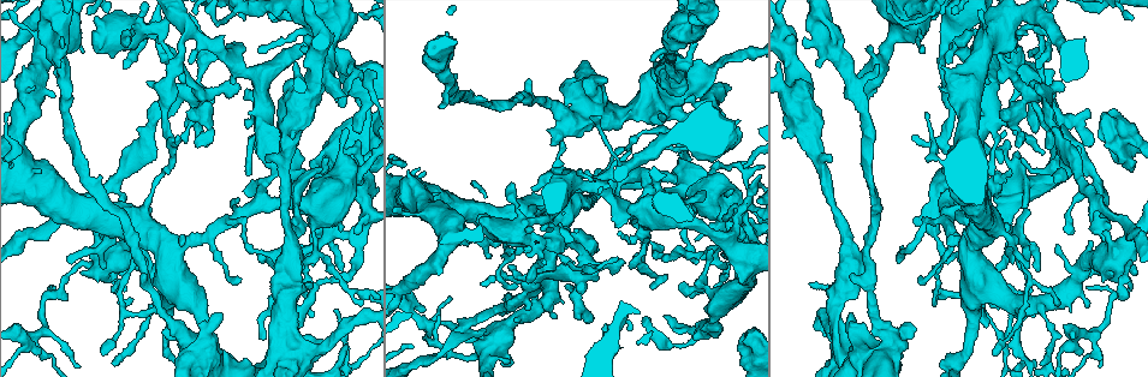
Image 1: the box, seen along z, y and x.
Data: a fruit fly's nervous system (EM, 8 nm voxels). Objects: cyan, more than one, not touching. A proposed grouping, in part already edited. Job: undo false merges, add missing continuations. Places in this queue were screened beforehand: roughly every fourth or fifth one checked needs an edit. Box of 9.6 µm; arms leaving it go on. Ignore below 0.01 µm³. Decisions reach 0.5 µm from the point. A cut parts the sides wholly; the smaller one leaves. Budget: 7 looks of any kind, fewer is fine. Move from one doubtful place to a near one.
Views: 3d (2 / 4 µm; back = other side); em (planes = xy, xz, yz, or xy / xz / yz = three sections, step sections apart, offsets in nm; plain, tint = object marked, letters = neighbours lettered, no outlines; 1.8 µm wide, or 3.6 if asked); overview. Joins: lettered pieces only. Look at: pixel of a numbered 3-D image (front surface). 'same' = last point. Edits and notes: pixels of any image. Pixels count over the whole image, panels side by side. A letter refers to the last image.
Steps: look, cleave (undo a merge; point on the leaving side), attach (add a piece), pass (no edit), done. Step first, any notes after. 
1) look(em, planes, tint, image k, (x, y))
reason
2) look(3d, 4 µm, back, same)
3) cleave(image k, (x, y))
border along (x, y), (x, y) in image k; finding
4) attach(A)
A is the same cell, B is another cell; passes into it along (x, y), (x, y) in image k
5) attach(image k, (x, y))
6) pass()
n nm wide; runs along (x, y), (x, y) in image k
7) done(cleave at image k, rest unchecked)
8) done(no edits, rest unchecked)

look(em, 3.6 µm, planes, tint, image 1, (489, 351))
abrupt turn

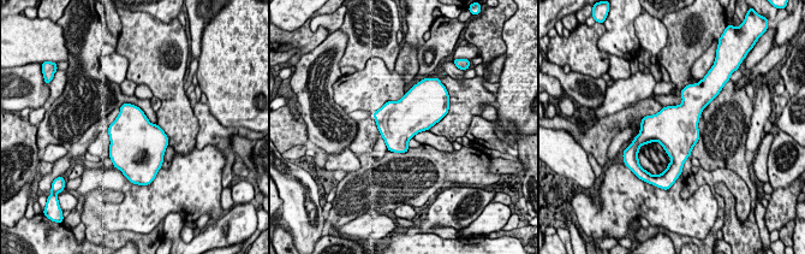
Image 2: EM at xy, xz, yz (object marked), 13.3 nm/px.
look(em, 3.6 µm, planes, letters, same)

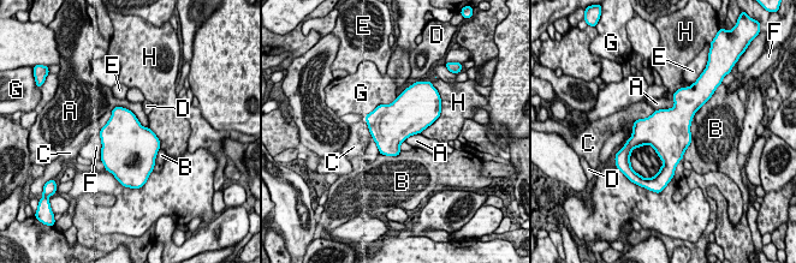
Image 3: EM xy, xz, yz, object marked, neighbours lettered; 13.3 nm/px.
pass()
A, B, C, D, E, F, G and H are other cells; border along (111, 109), (125, 107), (148, 127) in image 3; continuous, no second neuron

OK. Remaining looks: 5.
look(3d, 2 µm, image 1, (147, 278))
branch stops here

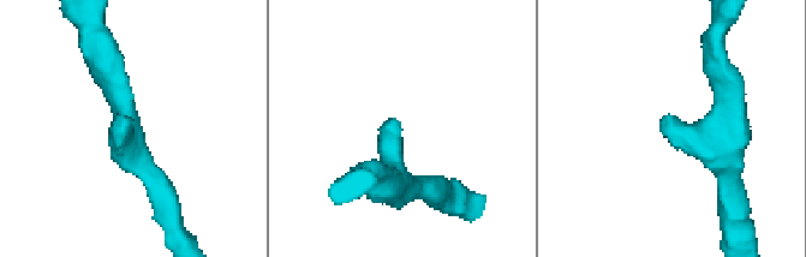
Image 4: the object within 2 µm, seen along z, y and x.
look(em, yz, step 4, tint, image 4, (123, 119))
now the EM

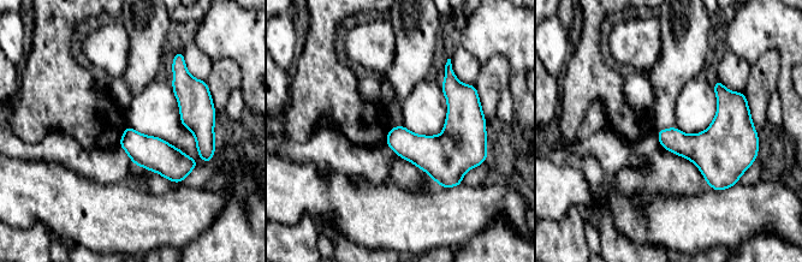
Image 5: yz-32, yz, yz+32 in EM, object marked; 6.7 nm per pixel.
look(em, xz, step 8, letters, same)

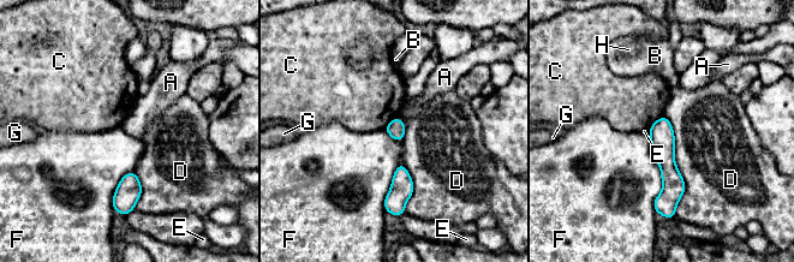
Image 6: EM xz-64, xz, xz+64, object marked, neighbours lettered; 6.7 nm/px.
pass()
D touches over 650 nm; A, B, C, D, E, F, G and H are other cells; no lettered piece goes on from it

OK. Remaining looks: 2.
done(no edits, rest unchecked)

